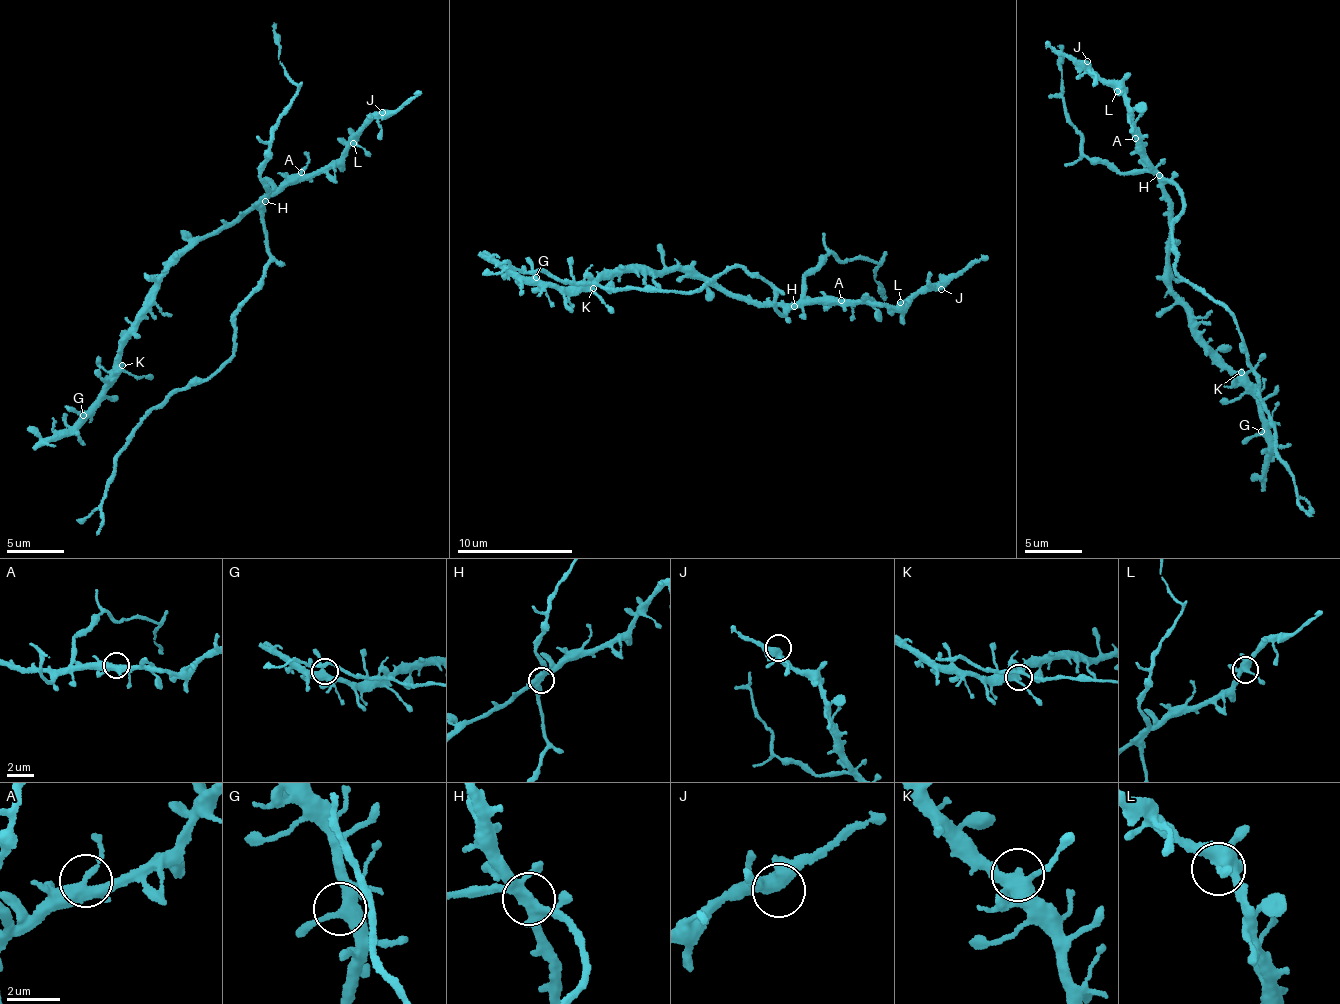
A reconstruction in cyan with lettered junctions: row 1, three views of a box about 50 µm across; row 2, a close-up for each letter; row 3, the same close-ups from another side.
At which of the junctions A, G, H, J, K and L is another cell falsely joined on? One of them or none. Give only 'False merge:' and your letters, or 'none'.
False merge: none

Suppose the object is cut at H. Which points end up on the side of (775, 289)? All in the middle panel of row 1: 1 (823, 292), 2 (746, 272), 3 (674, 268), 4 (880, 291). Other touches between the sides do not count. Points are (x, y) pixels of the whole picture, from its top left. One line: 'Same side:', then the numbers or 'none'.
Same side: 2, 4

